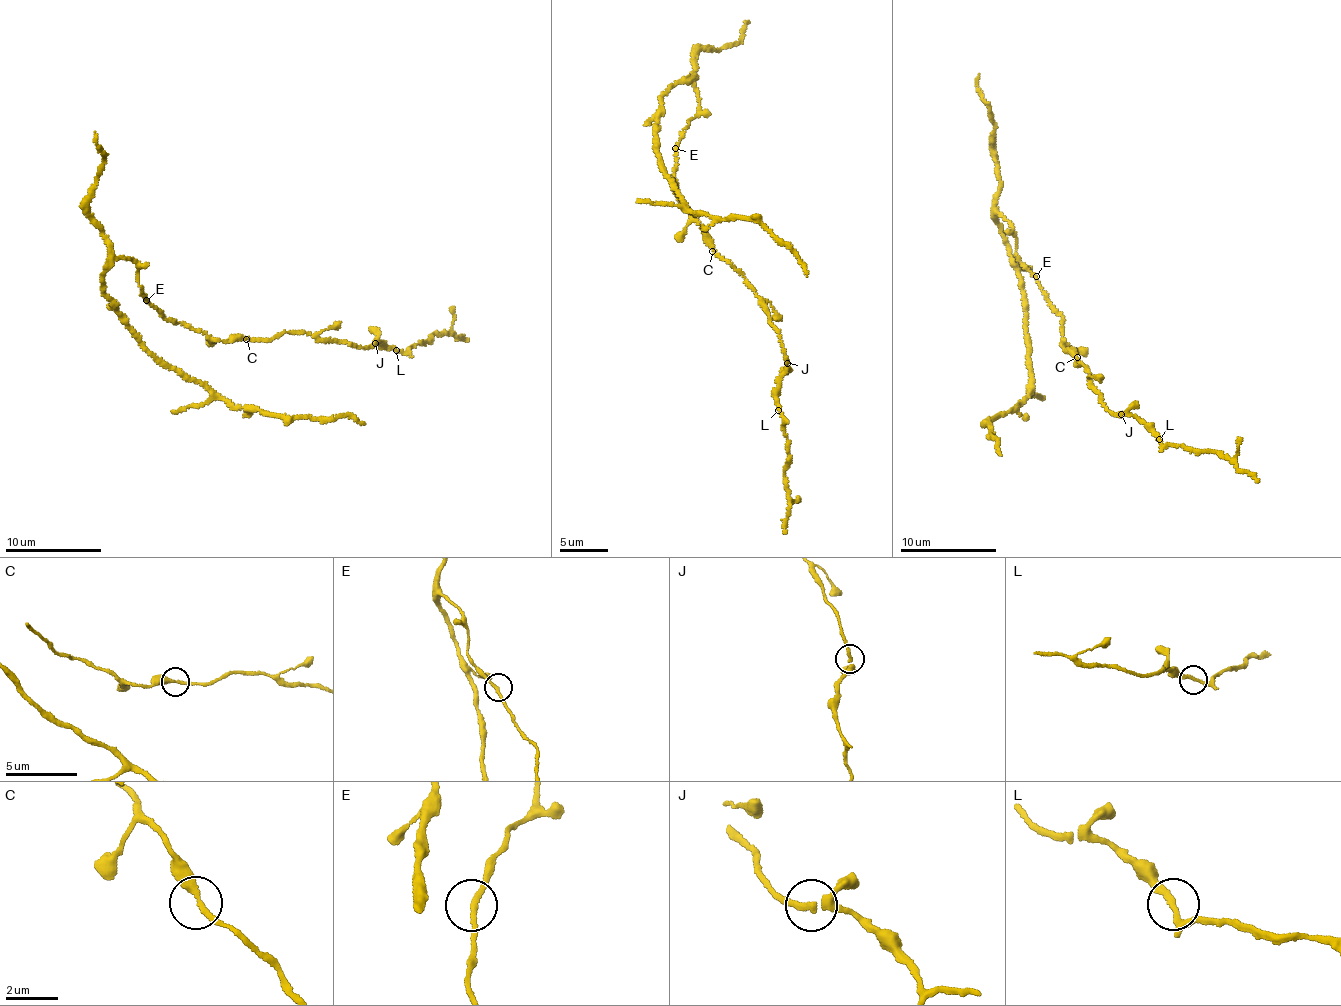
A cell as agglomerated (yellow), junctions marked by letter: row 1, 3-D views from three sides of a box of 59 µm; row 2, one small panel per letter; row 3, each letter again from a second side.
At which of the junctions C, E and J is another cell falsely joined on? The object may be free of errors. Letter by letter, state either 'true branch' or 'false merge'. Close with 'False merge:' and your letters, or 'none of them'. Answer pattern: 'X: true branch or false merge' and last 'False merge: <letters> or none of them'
C: true branch
E: true branch
J: true branch
False merge: none of them

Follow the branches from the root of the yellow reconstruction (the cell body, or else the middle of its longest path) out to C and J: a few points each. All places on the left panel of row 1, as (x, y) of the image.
C: (147, 301), (168, 318), (212, 338), (246, 339)
J: (147, 301), (168, 318), (220, 340), (304, 331), (360, 348), (376, 343)

